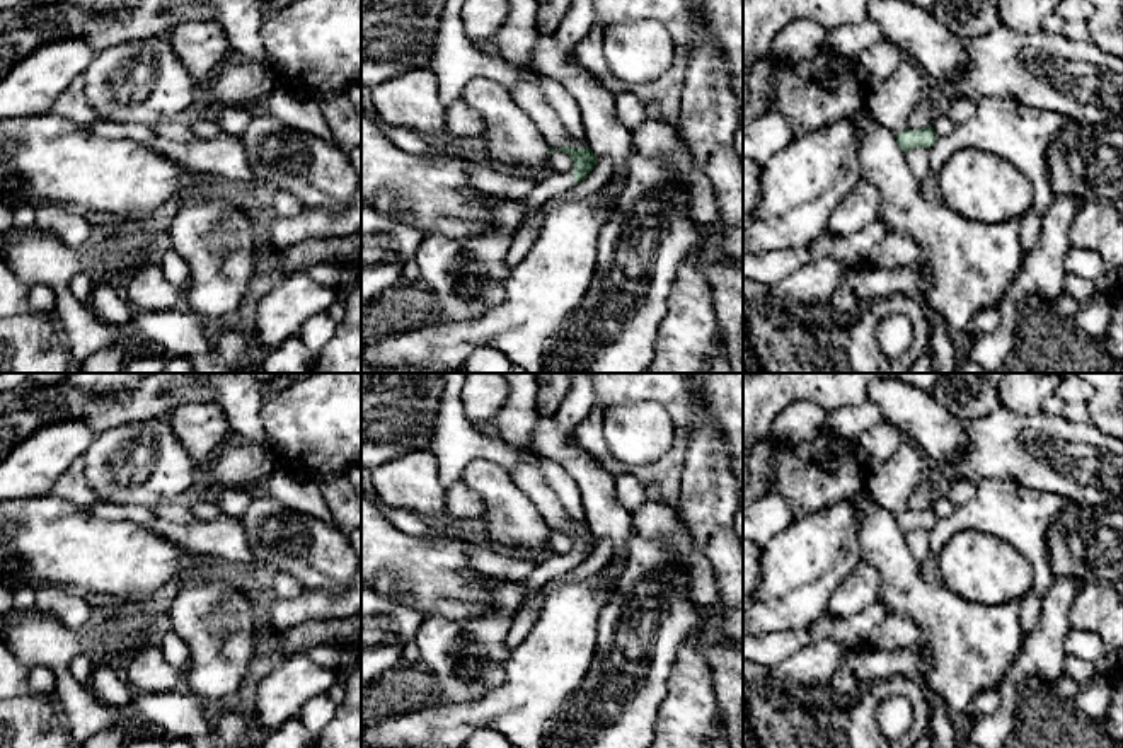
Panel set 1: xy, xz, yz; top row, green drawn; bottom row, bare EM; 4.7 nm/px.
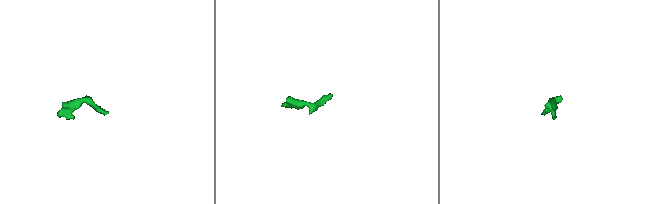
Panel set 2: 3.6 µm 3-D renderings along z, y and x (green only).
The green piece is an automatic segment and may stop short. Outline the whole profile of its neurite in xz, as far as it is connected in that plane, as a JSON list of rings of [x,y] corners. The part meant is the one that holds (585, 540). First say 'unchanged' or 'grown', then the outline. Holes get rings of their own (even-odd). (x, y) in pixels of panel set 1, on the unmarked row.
grown | [[[549,530],[567,535],[574,550],[564,555],[552,554],[520,583],[496,583],[486,610],[467,620],[426,617],[418,630],[416,642],[421,663],[428,666],[440,687],[440,704],[470,704],[499,687],[504,680],[508,656],[506,634],[513,624],[523,595],[573,571],[588,559],[596,537],[586,530]]]

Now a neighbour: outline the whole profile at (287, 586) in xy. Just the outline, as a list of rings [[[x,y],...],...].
[[[278,573],[273,581],[273,596],[283,600],[293,600],[308,591],[295,576],[288,573]]]

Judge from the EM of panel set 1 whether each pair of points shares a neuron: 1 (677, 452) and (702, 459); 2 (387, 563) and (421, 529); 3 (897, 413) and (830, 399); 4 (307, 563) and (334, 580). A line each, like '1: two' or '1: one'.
1: two
2: two
3: two
4: one

